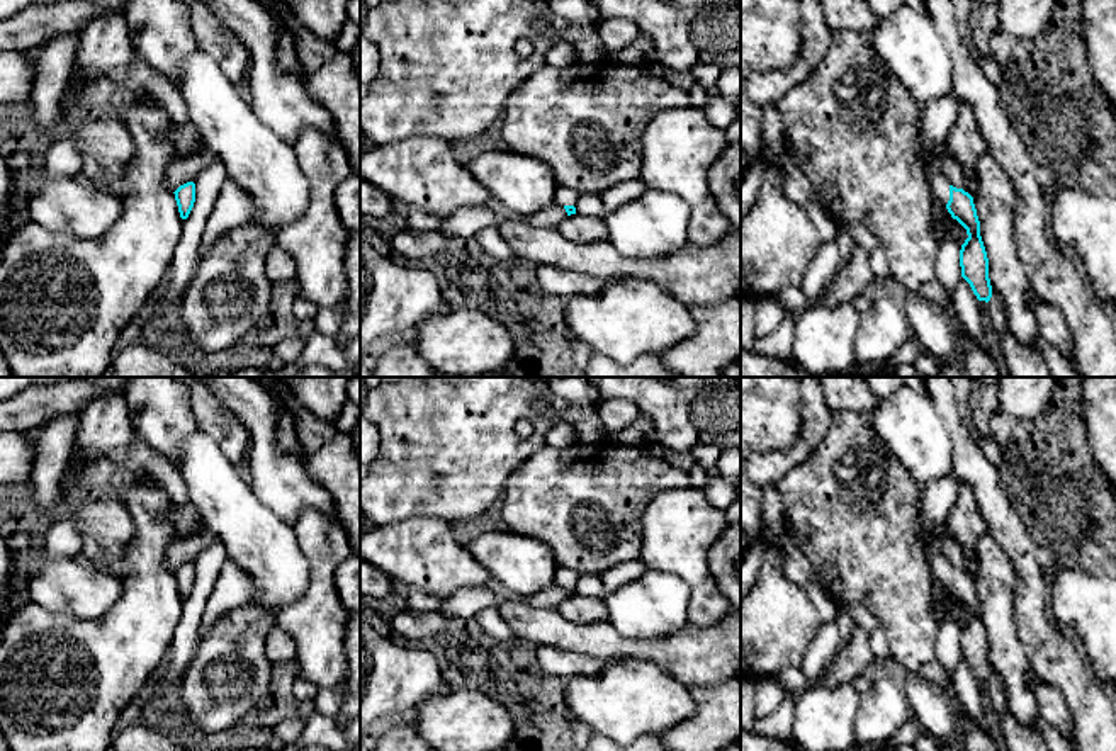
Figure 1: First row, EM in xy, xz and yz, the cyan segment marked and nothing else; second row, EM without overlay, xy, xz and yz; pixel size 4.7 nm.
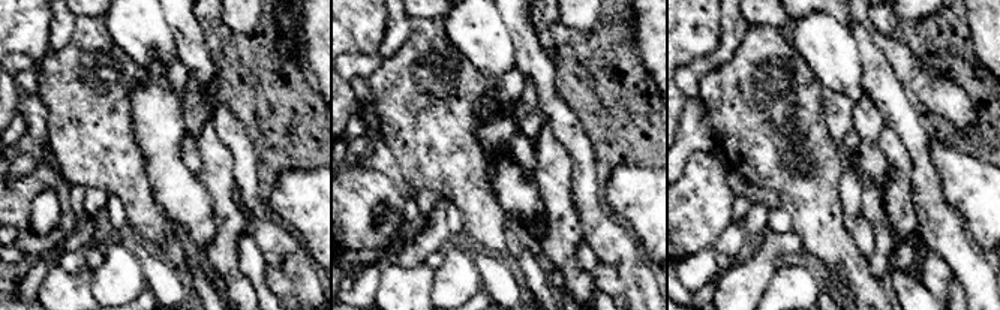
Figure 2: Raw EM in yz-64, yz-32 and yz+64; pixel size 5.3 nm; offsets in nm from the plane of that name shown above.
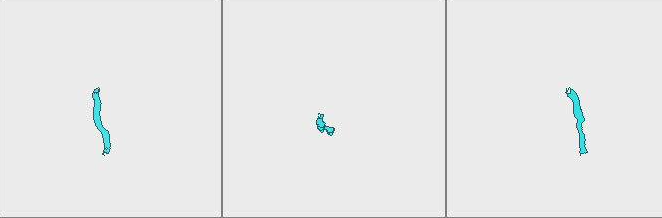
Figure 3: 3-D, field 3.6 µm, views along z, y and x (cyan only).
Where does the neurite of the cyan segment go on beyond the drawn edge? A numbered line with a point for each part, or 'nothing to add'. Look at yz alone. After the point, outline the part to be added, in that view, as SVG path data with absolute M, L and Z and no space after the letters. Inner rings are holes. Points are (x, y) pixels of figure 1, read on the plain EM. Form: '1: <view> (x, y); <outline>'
1: yz (936, 498); M953 476L941 477L921 488L921 532L926 540L929 567L938 583L948 584L950 561L944 557L941 542L948 535L946 518L956 500L960 481Z

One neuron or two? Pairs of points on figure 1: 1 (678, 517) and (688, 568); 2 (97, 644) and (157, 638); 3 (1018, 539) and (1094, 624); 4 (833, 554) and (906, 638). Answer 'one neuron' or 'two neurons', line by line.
1: one neuron
2: one neuron
3: two neurons
4: one neuron

